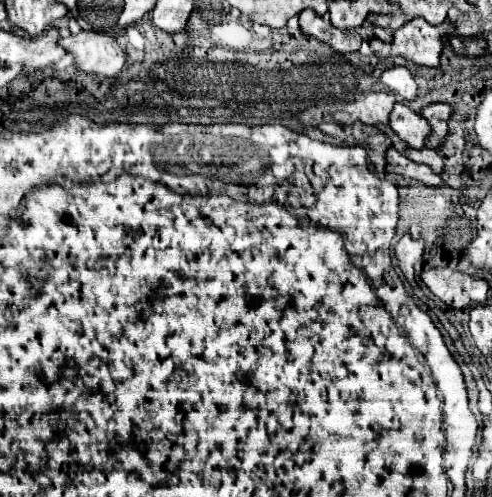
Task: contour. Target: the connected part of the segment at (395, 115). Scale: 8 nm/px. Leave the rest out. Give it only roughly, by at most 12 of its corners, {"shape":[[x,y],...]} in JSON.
{"shape":[[396,103],[388,125],[410,147],[426,147],[430,125]]}

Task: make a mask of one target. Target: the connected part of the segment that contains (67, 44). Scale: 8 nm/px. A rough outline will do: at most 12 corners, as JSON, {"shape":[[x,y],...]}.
{"shape":[[64,37],[78,71],[114,77],[124,53],[114,37]]}

